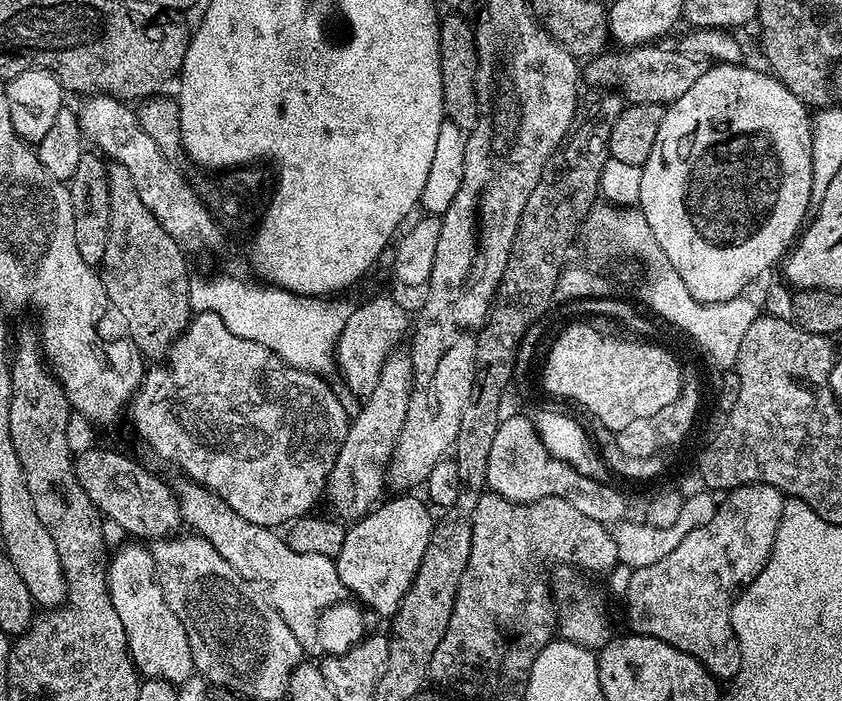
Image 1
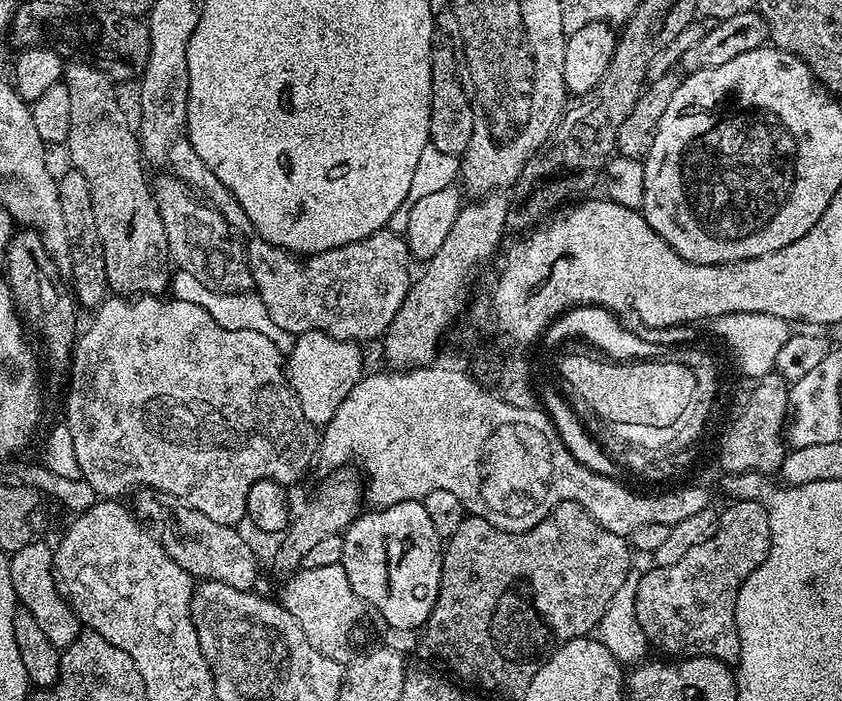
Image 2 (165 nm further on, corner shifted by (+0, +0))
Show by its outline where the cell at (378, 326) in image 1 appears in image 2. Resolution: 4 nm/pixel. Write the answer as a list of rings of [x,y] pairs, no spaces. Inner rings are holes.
[[[301,332],[293,339],[292,351],[286,356],[288,382],[302,406],[302,414],[306,414],[312,424],[328,424],[338,406],[342,406],[346,394],[350,394],[360,377],[365,375],[364,356],[360,348],[359,343],[335,340],[325,332]]]

